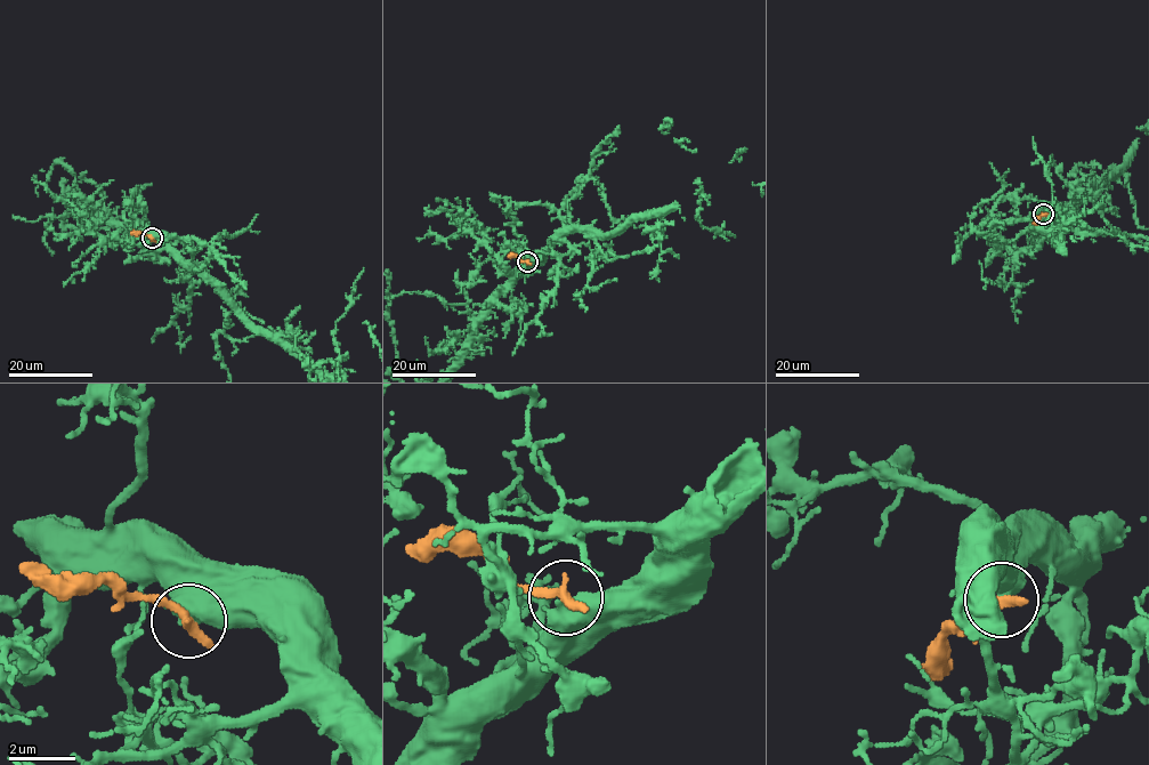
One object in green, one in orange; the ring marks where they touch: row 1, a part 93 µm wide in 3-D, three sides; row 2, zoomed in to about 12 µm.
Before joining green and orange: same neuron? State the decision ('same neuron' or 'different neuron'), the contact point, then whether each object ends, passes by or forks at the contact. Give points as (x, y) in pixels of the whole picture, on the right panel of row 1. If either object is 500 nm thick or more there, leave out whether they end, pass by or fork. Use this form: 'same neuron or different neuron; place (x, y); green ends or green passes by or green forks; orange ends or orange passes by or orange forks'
different neuron; place (1043, 214)

